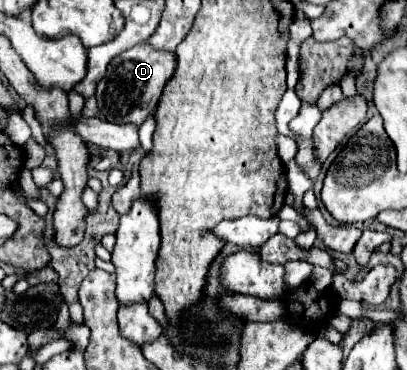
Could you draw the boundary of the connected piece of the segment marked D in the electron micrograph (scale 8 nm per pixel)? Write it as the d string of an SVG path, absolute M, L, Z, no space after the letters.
M140 44L126 50L126 54L118 54L118 58L110 62L96 90L96 100L102 116L110 122L126 122L140 126L146 120L146 116L150 116L156 110L162 88L172 78L174 70L176 56L170 52L158 52L148 44Z

